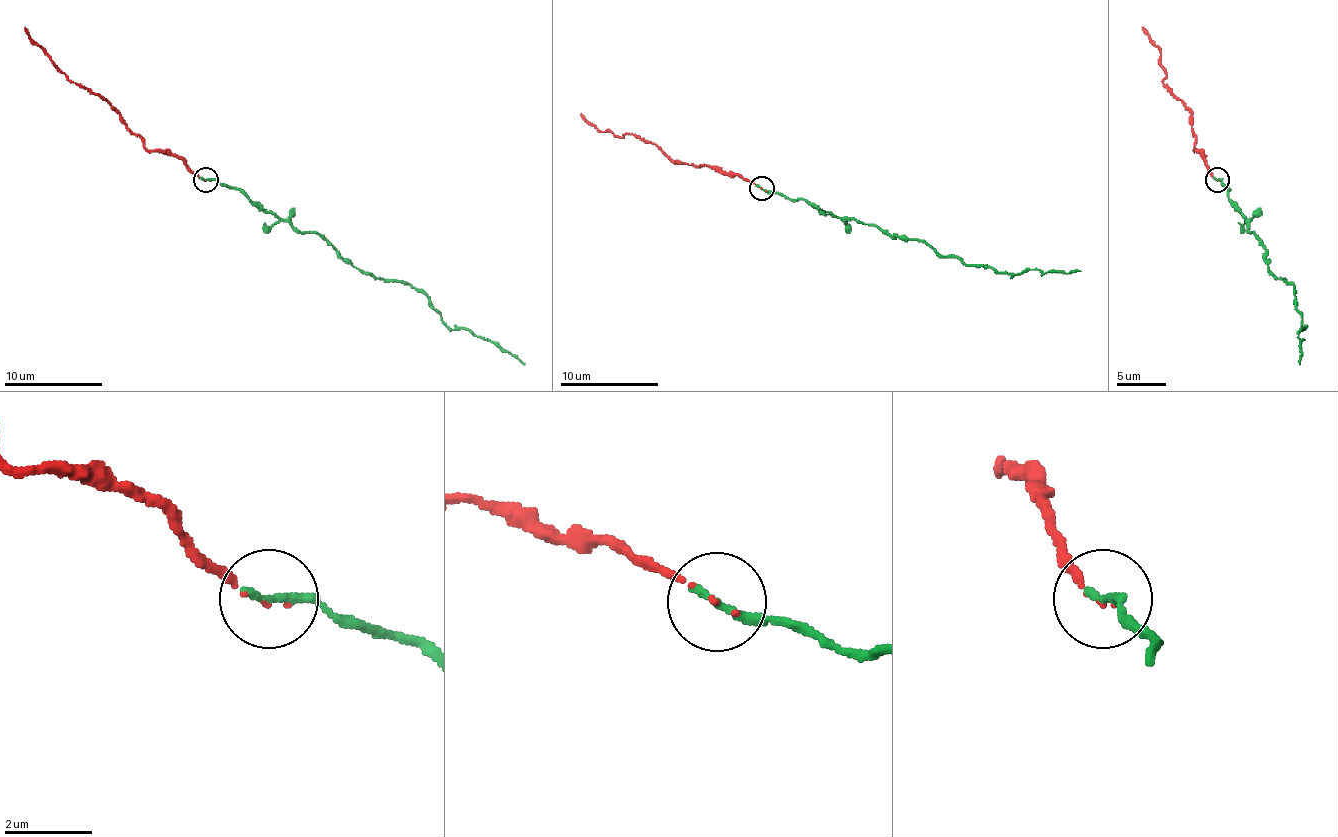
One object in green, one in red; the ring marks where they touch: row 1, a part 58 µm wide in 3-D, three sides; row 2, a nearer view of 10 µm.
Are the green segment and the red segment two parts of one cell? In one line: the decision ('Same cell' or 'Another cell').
Same cell

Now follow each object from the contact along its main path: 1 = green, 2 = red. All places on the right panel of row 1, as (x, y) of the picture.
1: (1217, 180), (1229, 190), (1266, 251), (1268, 269), (1293, 286), (1303, 328), (1298, 335), (1303, 340), (1300, 365)
2: (1217, 180), (1204, 158), (1194, 151), (1192, 111), (1162, 84), (1160, 50), (1143, 28)

